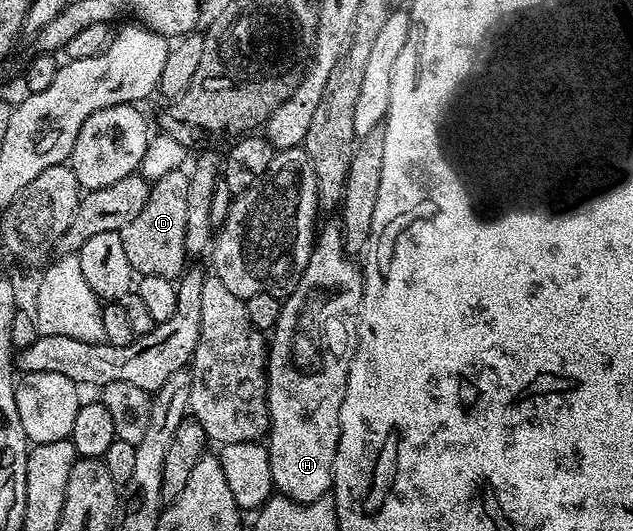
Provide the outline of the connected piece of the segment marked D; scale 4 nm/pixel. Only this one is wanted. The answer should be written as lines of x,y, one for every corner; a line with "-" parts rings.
181,169
152,180
147,201
143,209
139,209
139,217
135,217
135,221
131,221
121,230
127,261
131,261
138,276
150,275
176,280
186,270
188,184
189,175

